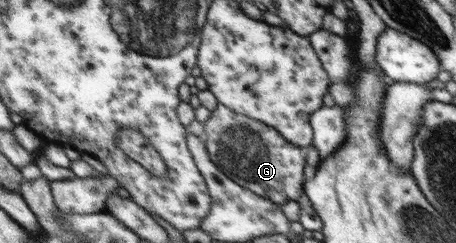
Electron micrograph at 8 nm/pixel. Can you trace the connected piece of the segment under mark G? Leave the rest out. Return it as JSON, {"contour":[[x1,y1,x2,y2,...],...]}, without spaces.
{"contour":[[218,103,218,107,213,110,204,126,204,133,203,138,209,159,230,180,277,205,300,200,301,193,304,191,303,184,306,180,305,173,303,173,305,150,287,142,275,128,270,128,261,121,249,119,246,115,236,113,224,104]]}

